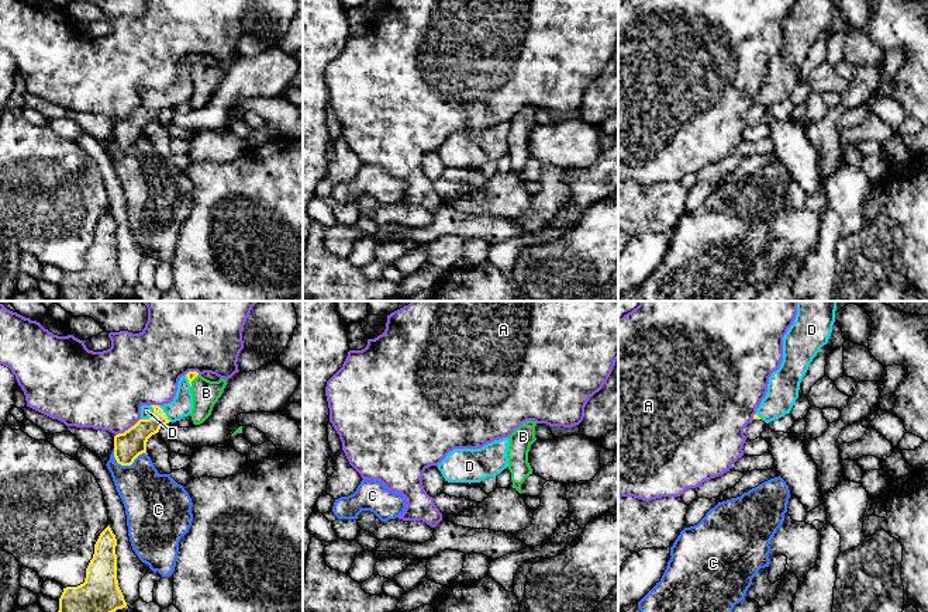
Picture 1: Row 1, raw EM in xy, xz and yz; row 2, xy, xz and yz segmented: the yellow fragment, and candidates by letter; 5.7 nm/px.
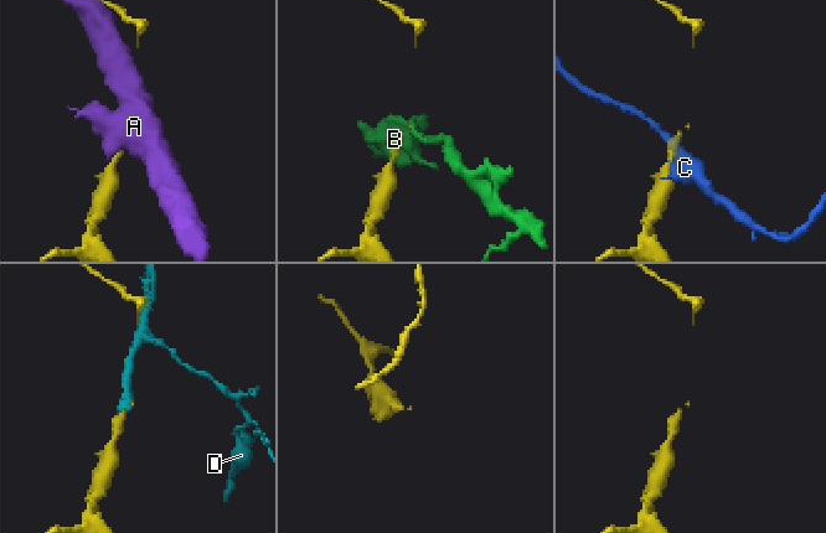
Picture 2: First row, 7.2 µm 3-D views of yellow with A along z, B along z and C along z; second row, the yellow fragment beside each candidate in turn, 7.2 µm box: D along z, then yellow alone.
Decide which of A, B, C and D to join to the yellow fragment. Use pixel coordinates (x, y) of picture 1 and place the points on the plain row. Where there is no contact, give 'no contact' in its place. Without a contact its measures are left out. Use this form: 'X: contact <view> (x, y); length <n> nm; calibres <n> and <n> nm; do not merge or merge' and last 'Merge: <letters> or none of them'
A: contact xy (128, 114); length 170 nm; calibres 160 and 420 nm; do not merge
B: contact xy (192, 65); length 90 nm; calibres 50 and 150 nm; do not merge
C: contact xy (126, 149); length 200 nm; calibres 160 and 320 nm; do not merge
D: contact xy (152, 100); length 110 nm; calibres 160 and 70 nm; merge
Merge: D

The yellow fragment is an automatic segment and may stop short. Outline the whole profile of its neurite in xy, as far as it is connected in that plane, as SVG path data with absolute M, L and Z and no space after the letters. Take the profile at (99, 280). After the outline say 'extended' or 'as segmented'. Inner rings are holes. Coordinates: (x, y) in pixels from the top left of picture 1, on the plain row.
M110 210L100 218L84 267L66 272L54 301L108 301L127 291L117 264L117 224Z | as segmented

